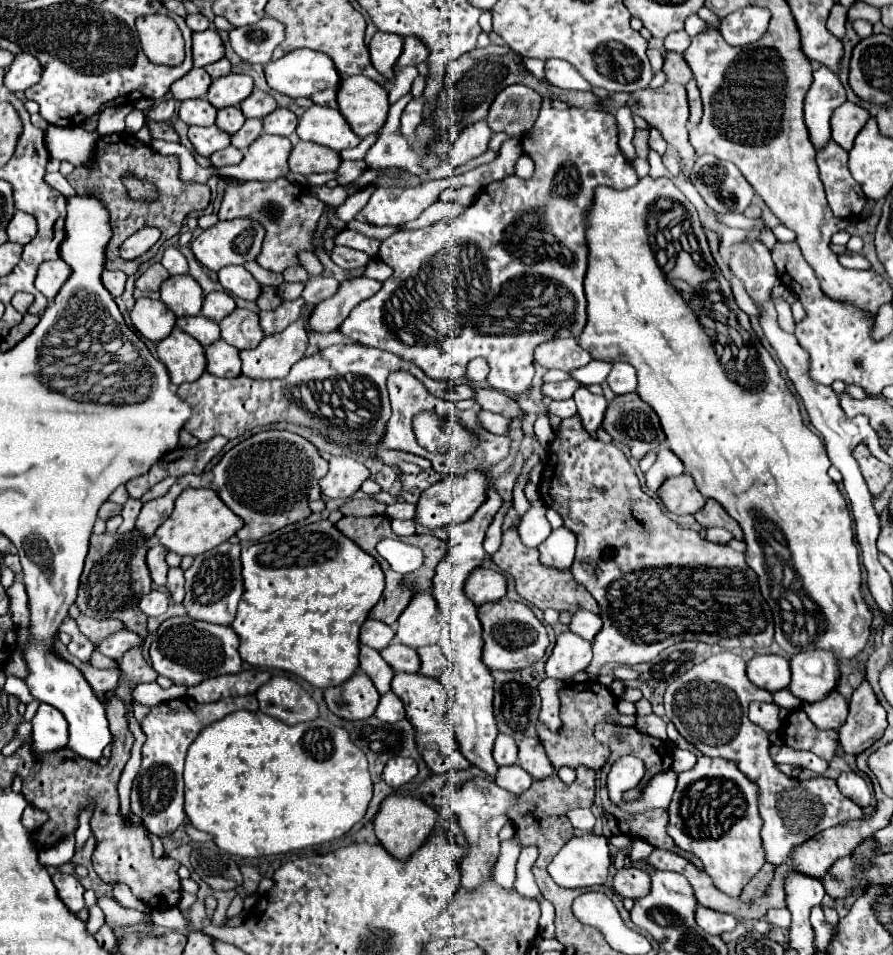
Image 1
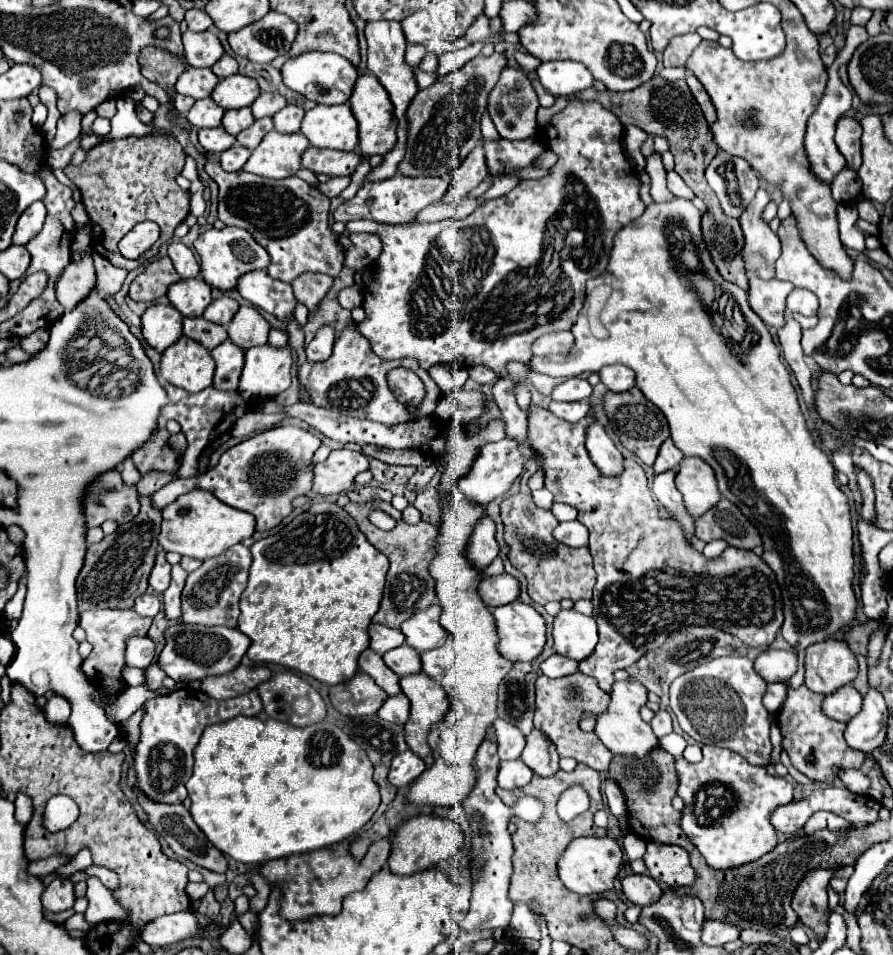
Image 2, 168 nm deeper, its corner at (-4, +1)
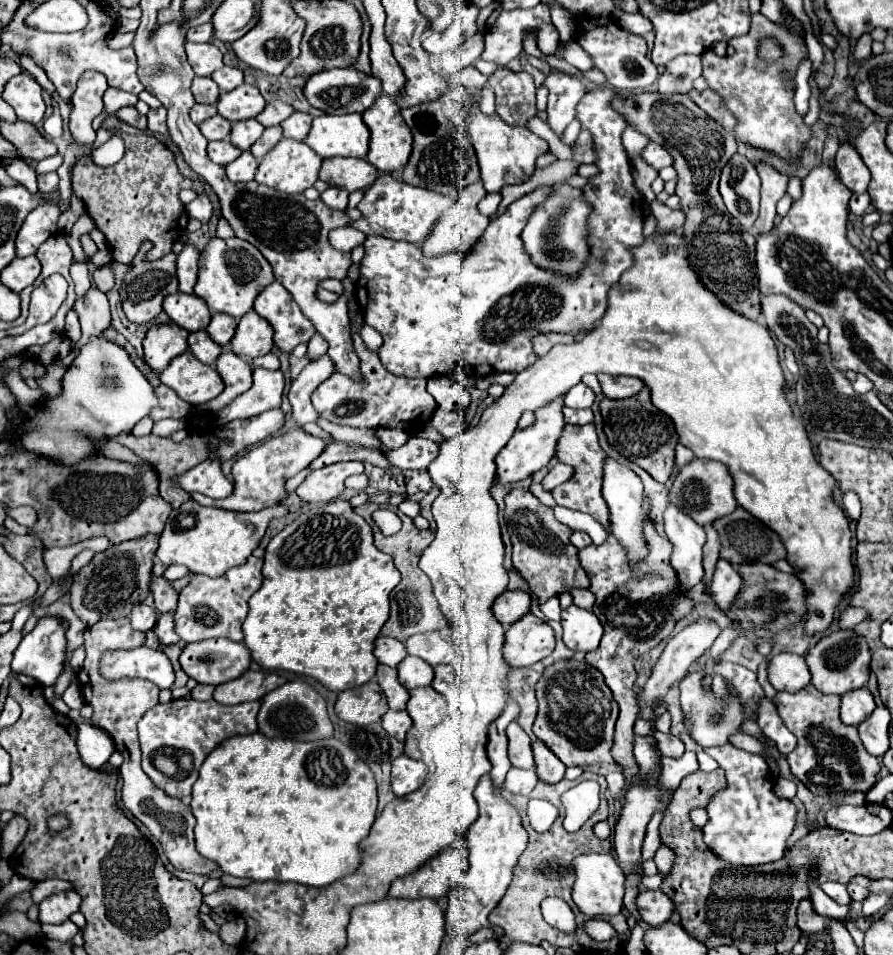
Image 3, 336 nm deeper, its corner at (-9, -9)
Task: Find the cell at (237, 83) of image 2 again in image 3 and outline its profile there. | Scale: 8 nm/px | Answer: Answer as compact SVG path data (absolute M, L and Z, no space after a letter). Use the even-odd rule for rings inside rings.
M241 84L239 88L221 94L217 102L217 110L223 118L231 122L239 122L239 120L255 118L265 108L265 104L267 102L263 100L263 96L257 92L255 86Z

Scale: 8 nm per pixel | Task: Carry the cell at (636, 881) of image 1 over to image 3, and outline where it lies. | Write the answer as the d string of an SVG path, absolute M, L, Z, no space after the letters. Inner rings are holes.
M661 890L639 892L635 904L641 914L641 920L647 922L649 926L659 926L663 924L663 920L669 920L673 914L673 902Z

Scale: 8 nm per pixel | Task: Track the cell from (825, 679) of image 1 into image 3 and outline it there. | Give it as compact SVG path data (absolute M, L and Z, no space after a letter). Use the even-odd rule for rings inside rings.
M839 630L821 638L819 644L807 652L805 660L811 672L811 684L823 694L841 696L851 690L863 688L869 680L869 646L861 636L855 636L853 630Z

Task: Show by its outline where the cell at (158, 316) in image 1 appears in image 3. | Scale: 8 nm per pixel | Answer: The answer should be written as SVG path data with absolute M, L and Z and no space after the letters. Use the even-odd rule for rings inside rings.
M175 322L153 324L147 330L147 336L143 340L145 362L157 372L165 370L175 356L187 352L187 348L189 348L187 336L189 336L189 332L183 330L181 326L177 326Z

